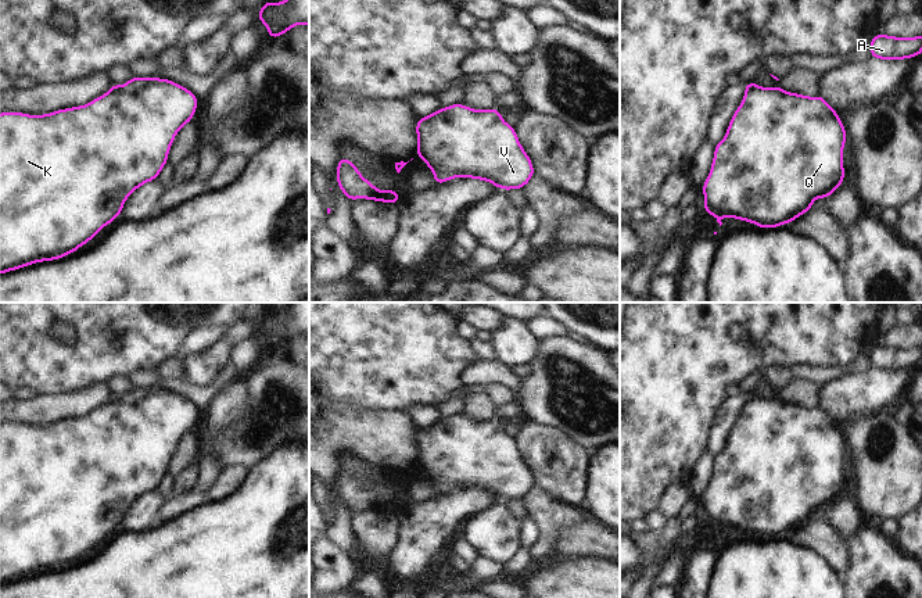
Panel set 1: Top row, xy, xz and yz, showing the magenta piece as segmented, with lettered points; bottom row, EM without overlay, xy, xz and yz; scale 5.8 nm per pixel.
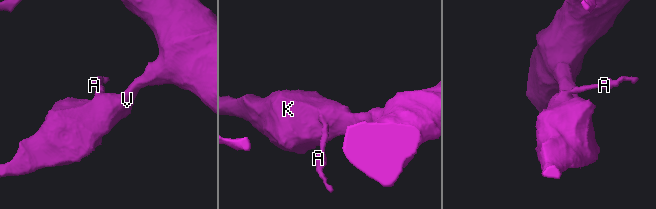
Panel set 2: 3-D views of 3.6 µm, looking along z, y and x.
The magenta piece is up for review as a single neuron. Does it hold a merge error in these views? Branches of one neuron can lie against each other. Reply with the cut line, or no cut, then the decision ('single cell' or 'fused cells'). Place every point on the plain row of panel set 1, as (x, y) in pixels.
cut in xy along (121, 397), (110, 401); fused cells

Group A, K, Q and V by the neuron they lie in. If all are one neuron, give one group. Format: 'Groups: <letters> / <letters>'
Groups: A / K Q V

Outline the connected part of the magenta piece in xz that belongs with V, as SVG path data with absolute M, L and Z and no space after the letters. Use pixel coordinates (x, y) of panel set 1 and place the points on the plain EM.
M453 415L437 420L430 427L419 429L416 443L419 451L416 468L423 469L434 483L435 497L451 488L474 488L510 501L524 498L535 484L516 447L516 440L501 429L498 419L477 422Z

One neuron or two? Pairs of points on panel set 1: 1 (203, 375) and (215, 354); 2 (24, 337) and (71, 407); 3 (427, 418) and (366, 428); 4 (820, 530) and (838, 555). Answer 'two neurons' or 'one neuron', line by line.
1: one neuron
2: two neurons
3: two neurons
4: one neuron

